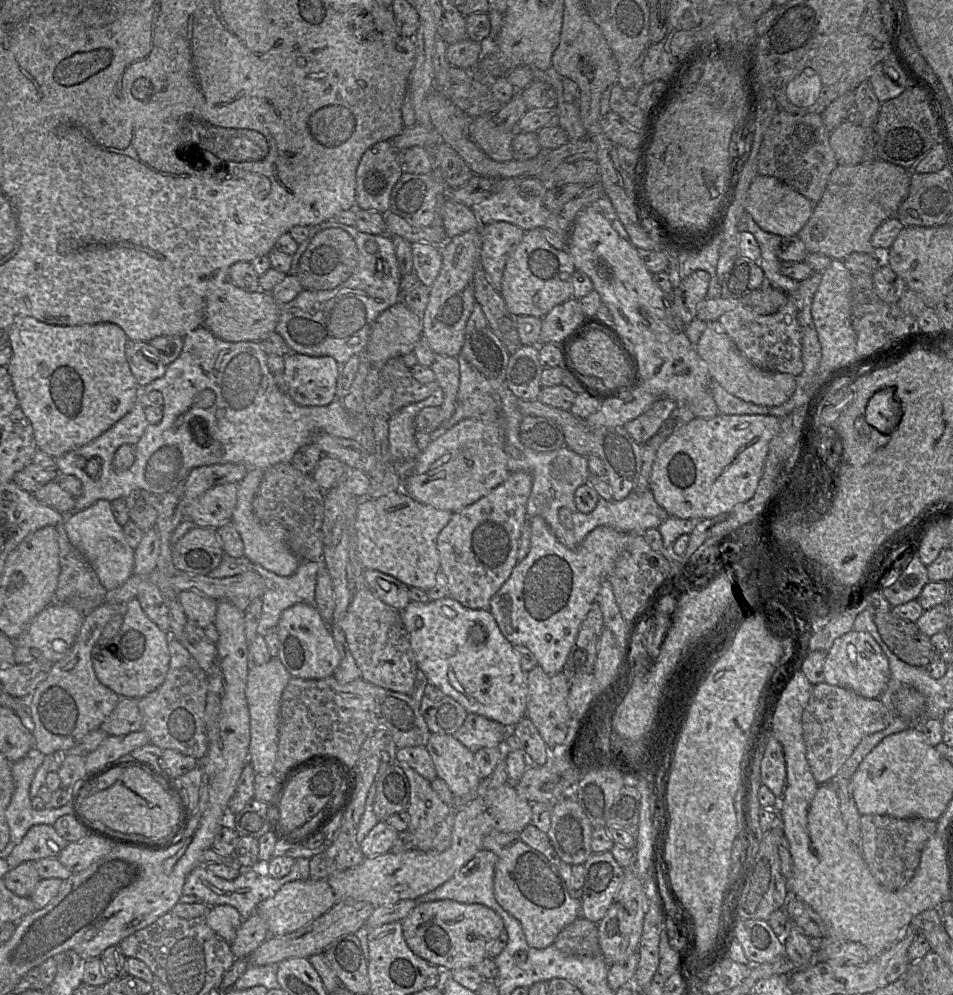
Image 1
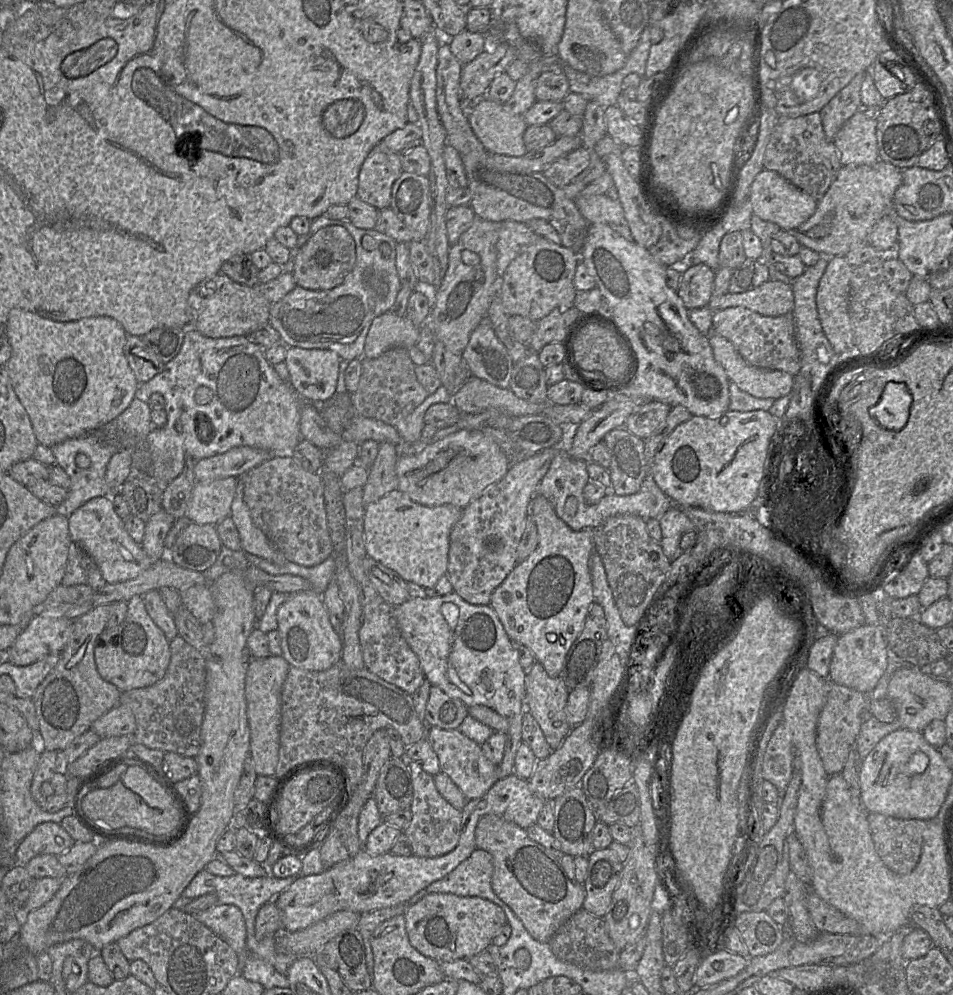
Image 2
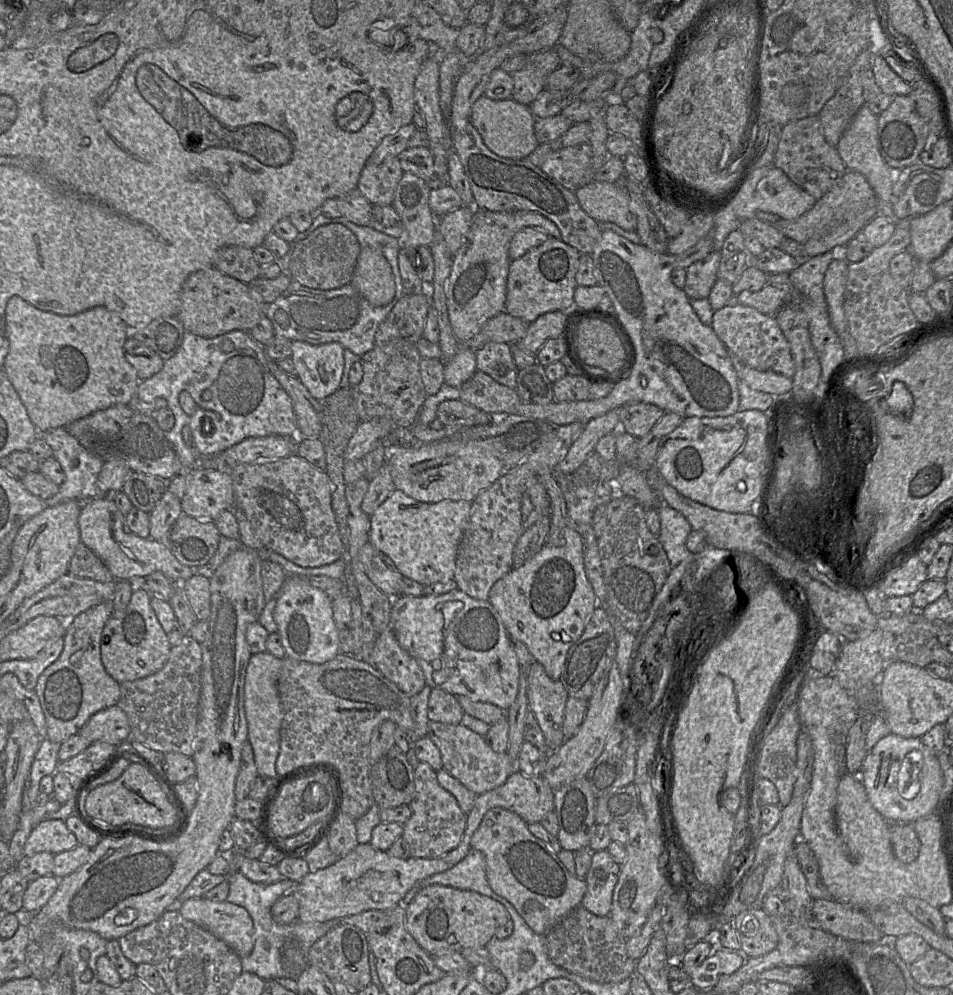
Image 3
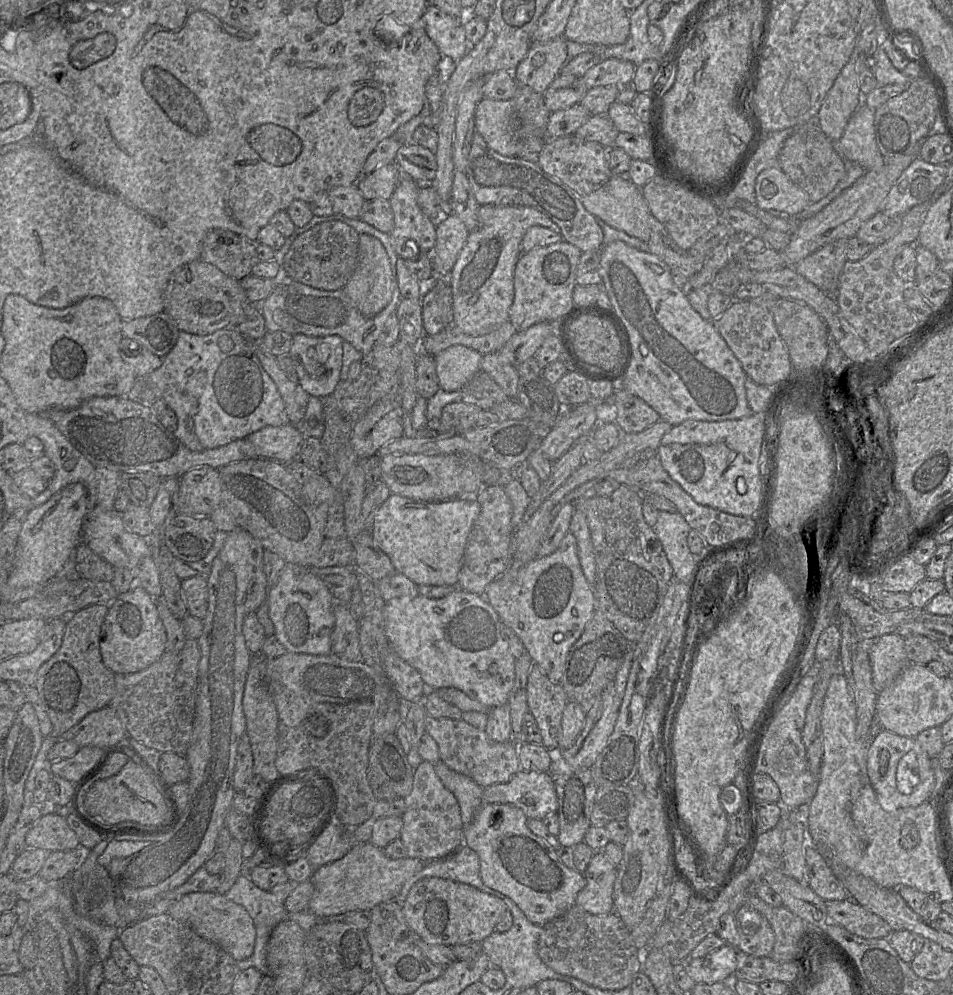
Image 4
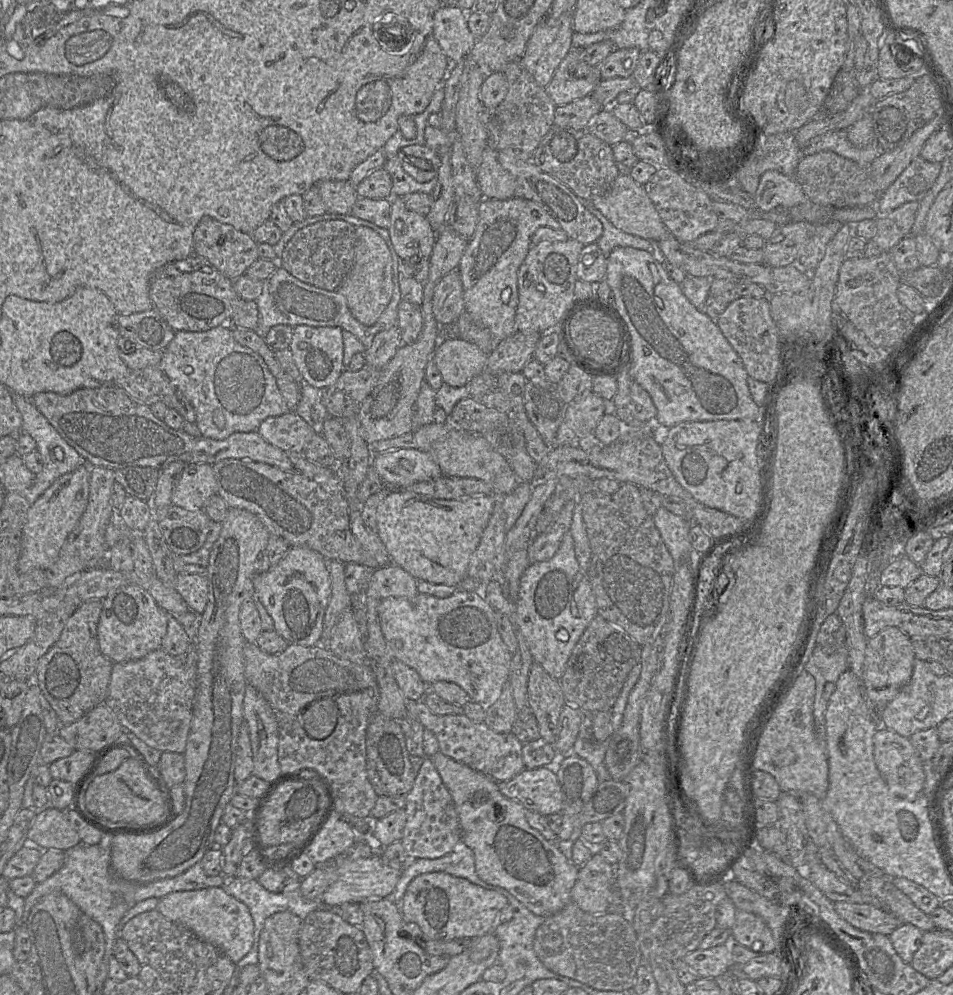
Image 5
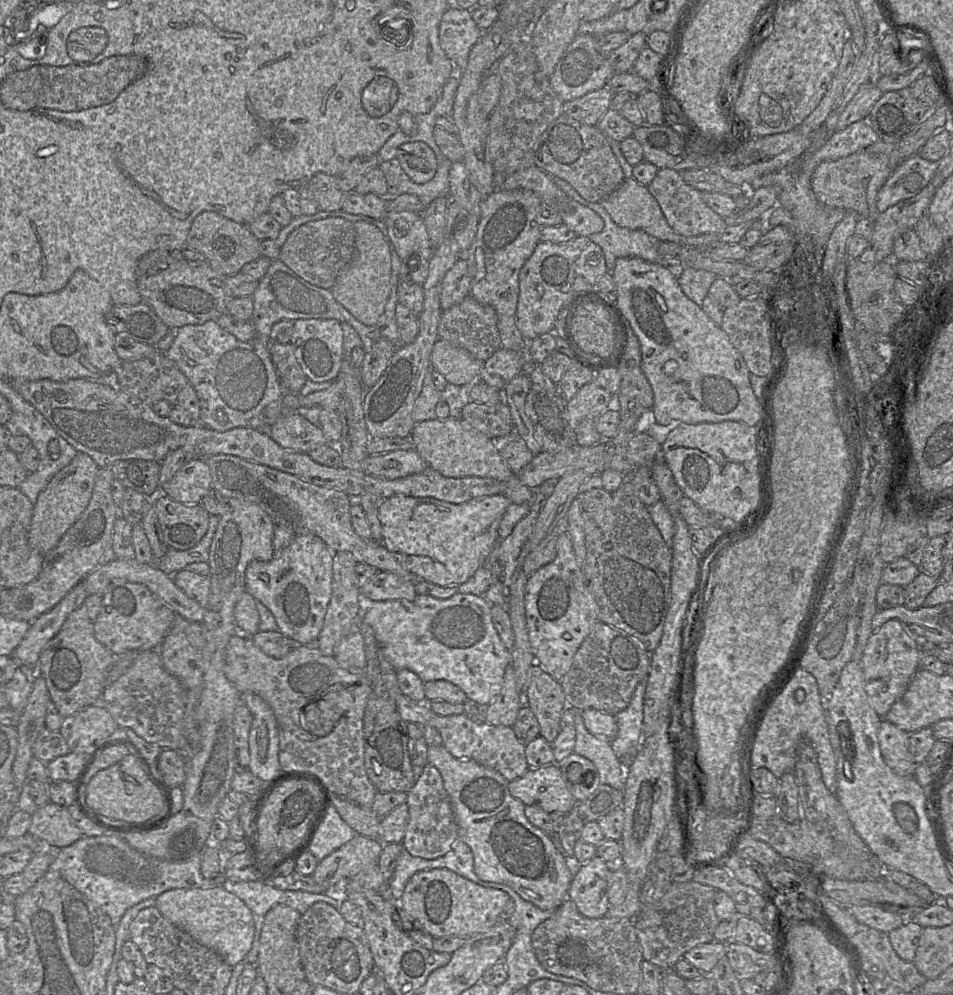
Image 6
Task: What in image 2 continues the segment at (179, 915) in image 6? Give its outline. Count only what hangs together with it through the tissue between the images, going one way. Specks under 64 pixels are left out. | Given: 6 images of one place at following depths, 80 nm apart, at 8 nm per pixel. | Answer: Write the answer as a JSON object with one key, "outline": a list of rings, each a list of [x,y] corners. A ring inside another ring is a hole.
{"outline":[[[217,904],[193,915],[224,939],[241,957],[245,955],[247,930],[241,910],[233,904]]]}

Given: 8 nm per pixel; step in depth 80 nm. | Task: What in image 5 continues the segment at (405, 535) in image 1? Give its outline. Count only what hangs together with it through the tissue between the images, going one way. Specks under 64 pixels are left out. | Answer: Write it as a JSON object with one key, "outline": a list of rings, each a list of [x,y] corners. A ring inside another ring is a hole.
{"outline":[[[392,490],[377,508],[376,534],[392,563],[417,581],[459,586],[467,577],[470,557],[479,545],[494,503],[494,494],[444,500],[410,490]]]}

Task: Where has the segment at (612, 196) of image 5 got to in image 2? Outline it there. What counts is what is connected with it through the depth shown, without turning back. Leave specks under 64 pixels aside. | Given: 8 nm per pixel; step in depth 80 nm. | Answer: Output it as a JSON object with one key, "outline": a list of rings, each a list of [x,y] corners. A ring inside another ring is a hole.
{"outline":[[[606,194],[589,197],[579,195],[575,201],[579,211],[590,224],[627,224],[623,207],[617,198]]]}

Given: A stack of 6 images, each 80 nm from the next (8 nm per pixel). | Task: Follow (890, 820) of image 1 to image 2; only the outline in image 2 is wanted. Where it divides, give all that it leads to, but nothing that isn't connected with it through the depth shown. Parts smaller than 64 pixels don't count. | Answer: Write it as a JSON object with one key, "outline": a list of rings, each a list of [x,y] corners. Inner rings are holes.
{"outline":[[[868,813],[875,850],[885,866],[894,873],[910,873],[917,865],[928,821],[898,819],[880,813]]]}

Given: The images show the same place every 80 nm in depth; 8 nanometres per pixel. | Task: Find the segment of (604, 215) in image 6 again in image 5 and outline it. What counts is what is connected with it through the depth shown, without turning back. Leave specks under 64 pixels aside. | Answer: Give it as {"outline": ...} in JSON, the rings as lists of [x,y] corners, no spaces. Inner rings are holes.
{"outline":[[[578,197],[579,201],[590,211],[603,226],[603,233],[597,240],[596,244],[599,246],[604,257],[607,259],[616,247],[632,247],[635,249],[647,251],[651,254],[656,253],[656,243],[650,242],[647,239],[625,233],[616,228],[598,209],[594,207],[591,201]]]}

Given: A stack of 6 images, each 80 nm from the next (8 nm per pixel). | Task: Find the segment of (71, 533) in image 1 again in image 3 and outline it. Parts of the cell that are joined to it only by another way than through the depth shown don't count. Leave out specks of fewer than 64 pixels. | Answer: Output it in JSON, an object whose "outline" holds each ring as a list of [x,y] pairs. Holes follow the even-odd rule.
{"outline":[[[96,497],[83,503],[78,526],[81,543],[102,560],[116,581],[141,581],[154,572],[161,572],[173,582],[183,582],[195,574],[194,569],[174,557],[165,541],[143,539],[128,531],[125,516],[112,500]]]}

